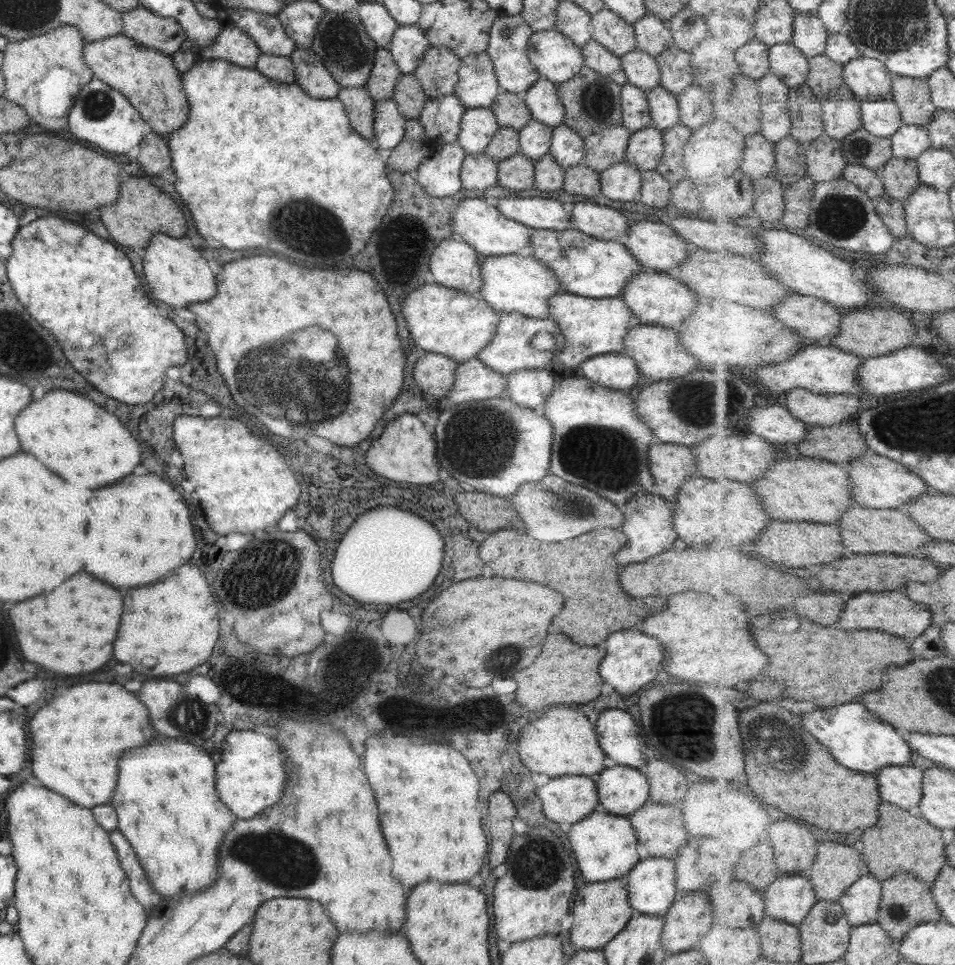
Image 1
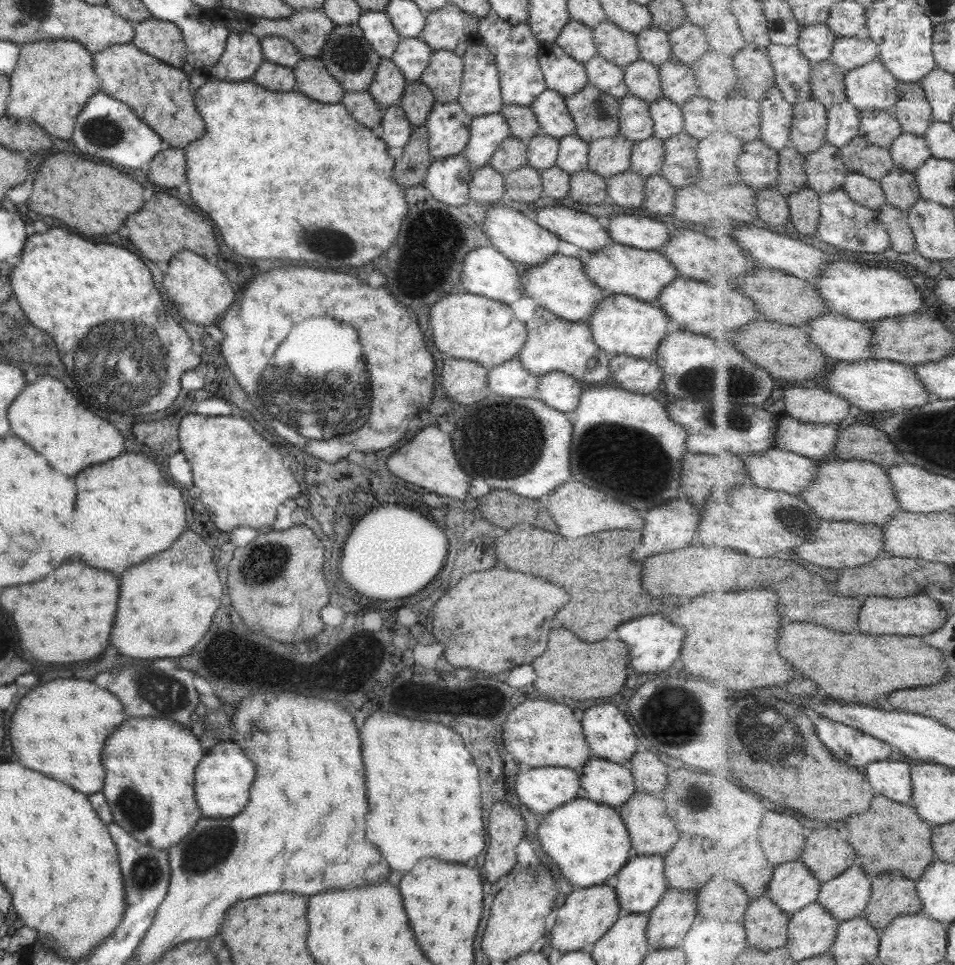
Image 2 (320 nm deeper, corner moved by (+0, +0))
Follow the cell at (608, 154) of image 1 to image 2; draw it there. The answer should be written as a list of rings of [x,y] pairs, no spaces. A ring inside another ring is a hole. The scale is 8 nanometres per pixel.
[[[621,134],[588,143],[587,170],[604,178],[627,171],[632,145],[633,141]]]

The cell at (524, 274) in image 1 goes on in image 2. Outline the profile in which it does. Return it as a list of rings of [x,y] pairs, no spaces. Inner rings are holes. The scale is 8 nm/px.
[[[556,254],[541,264],[529,266],[524,273],[527,282],[525,282],[523,296],[528,296],[539,307],[543,307],[543,310],[569,322],[585,322],[595,311],[596,304],[613,294],[611,291],[603,291],[595,283],[590,282],[583,274],[583,267],[578,257]]]

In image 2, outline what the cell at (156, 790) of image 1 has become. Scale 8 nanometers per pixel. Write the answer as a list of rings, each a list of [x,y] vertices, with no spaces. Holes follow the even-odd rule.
[[[157,718],[123,720],[101,750],[107,776],[100,792],[109,805],[112,822],[142,845],[166,852],[202,817],[191,786],[194,768],[205,753],[198,739],[181,724]]]

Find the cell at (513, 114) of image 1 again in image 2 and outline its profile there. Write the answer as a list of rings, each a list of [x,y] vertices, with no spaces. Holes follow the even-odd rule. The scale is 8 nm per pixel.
[[[503,104],[499,114],[508,124],[510,136],[515,139],[526,142],[532,136],[540,133],[535,115],[528,106]]]

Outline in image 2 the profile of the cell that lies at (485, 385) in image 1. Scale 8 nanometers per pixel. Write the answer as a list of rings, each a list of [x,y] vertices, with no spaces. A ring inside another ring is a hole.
[[[513,358],[488,370],[489,392],[509,398],[537,399],[540,377],[529,374],[523,365]]]

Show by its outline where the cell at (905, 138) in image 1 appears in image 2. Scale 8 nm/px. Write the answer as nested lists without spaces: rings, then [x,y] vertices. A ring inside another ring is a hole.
[[[904,132],[898,136],[889,149],[894,157],[894,166],[912,172],[921,168],[926,160],[933,156],[926,137],[917,136],[910,132]]]

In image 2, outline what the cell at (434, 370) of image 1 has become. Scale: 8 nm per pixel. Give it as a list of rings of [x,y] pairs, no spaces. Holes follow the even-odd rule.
[[[444,356],[441,384],[449,398],[459,404],[473,404],[483,400],[489,393],[488,370],[470,360]]]

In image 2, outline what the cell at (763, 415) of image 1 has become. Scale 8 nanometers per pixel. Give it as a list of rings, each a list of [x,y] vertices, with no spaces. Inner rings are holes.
[[[779,414],[779,419],[777,448],[799,453],[819,462],[834,452],[842,425],[805,423],[786,414]]]

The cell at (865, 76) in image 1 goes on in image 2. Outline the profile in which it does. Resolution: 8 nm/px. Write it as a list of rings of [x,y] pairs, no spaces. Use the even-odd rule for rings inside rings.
[[[881,60],[845,72],[847,100],[861,112],[894,110],[899,100],[899,80]]]

